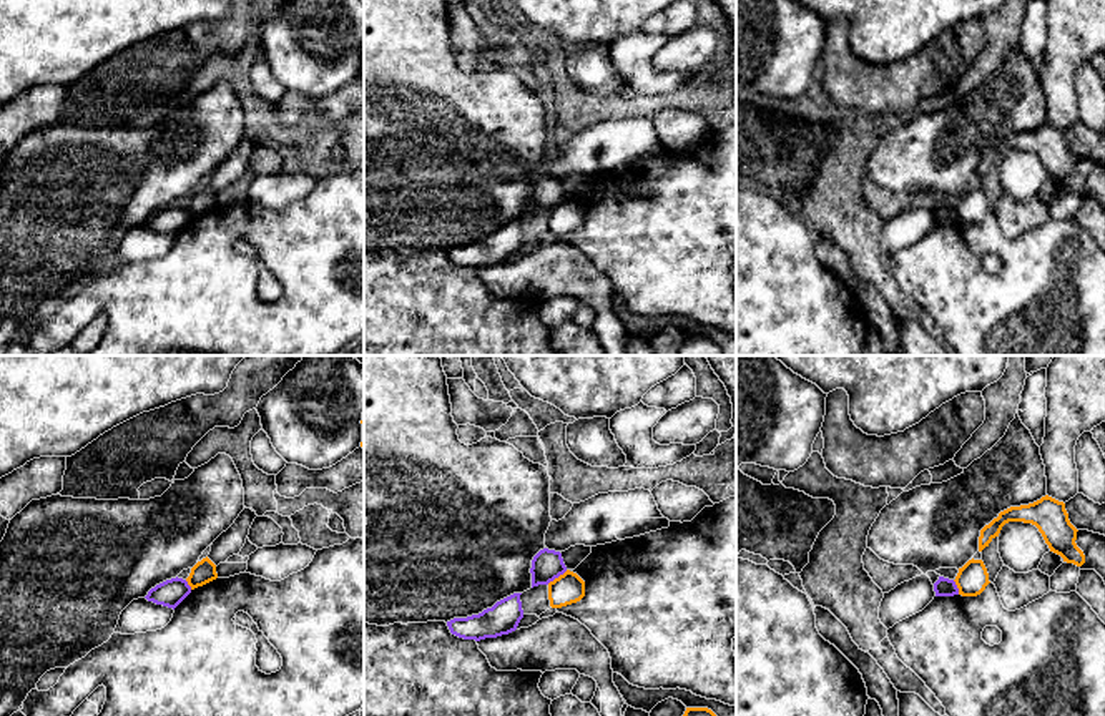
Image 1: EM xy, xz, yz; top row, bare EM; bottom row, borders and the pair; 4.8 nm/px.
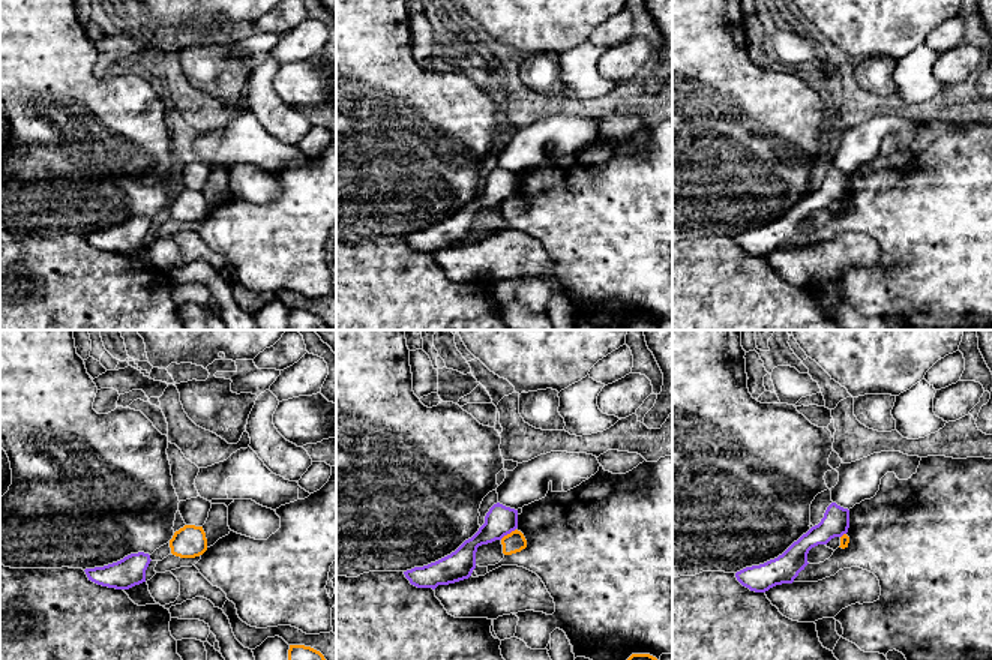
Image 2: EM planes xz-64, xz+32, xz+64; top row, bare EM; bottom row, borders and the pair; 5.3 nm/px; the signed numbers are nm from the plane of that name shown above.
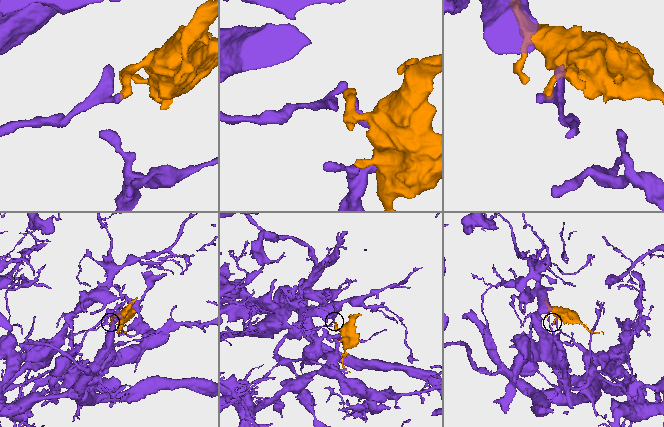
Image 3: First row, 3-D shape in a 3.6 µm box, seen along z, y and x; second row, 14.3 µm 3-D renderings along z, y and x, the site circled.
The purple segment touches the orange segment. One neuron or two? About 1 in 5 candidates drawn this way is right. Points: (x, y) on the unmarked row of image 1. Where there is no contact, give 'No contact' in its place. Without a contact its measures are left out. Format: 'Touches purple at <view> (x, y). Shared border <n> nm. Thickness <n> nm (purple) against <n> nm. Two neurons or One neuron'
Touches purple at xz (557, 205). Shared border 120 nm. Thickness 150 nm (purple) against 150 nm. Two neurons

